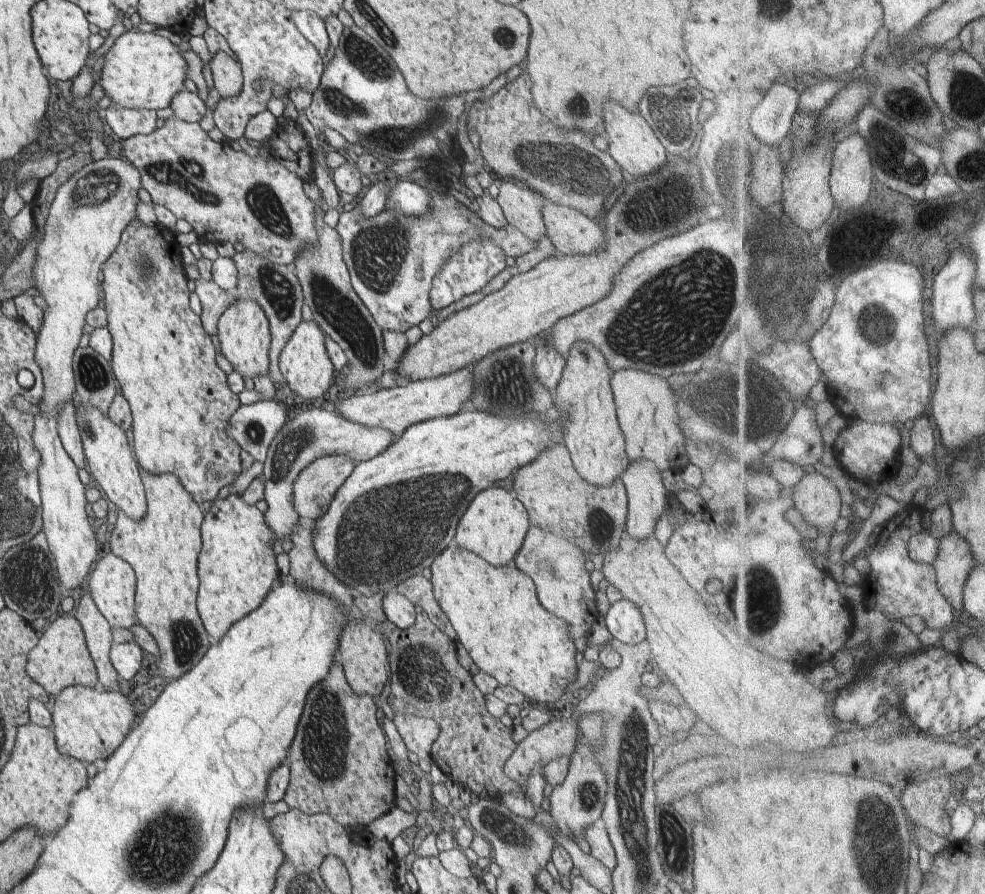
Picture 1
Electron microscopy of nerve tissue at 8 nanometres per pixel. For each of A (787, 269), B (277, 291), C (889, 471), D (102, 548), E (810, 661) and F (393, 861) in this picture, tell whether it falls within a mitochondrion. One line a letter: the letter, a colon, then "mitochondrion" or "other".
A: mitochondrion
B: mitochondrion
C: other
D: other
E: other
F: other

